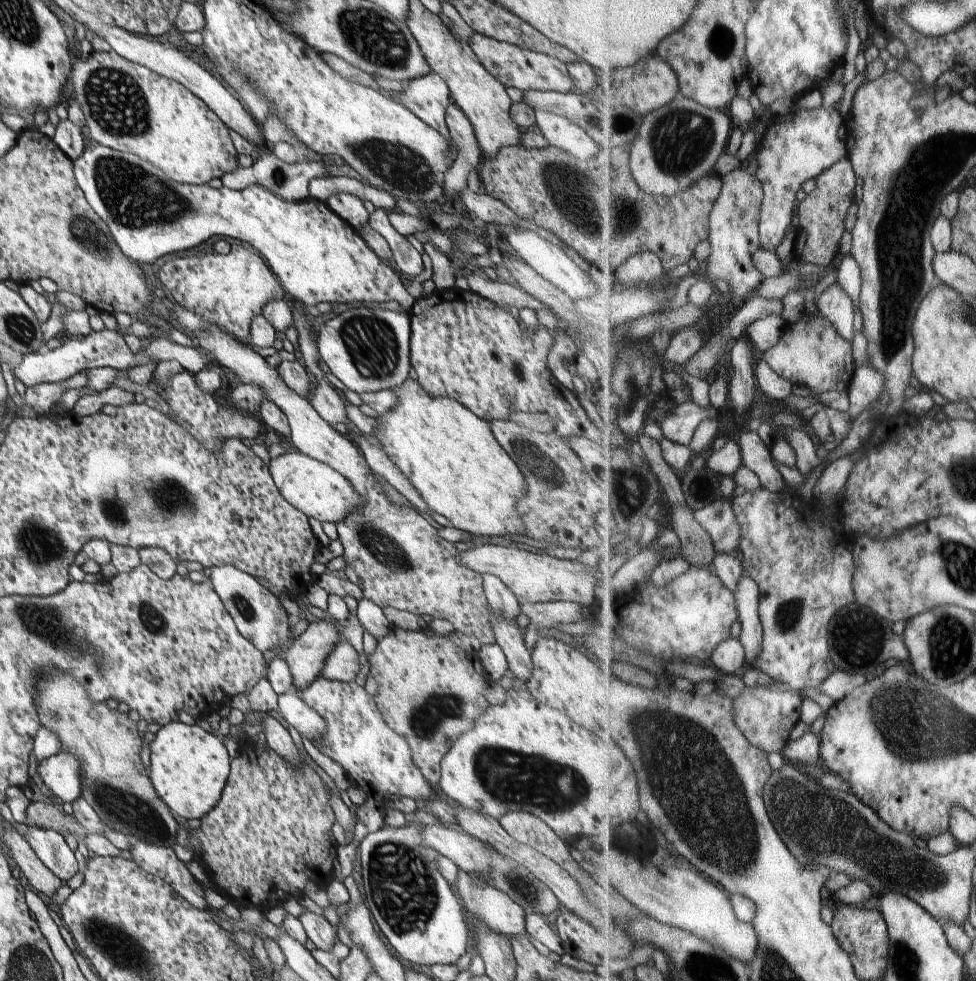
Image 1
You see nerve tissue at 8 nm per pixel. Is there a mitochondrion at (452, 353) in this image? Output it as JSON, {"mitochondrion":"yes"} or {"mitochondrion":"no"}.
{"mitochondrion":"no"}

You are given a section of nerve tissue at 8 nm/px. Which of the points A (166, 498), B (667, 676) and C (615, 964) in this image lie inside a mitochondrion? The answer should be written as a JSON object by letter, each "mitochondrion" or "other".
{"A":"mitochondrion","B":"other","C":"other"}

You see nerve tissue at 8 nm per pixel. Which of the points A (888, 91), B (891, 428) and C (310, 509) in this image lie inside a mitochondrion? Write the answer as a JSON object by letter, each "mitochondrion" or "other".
{"A":"other","B":"other","C":"other"}

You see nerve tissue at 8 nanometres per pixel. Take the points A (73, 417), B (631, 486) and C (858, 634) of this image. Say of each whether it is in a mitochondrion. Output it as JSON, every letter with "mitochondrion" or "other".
{"A":"other","B":"mitochondrion","C":"mitochondrion"}

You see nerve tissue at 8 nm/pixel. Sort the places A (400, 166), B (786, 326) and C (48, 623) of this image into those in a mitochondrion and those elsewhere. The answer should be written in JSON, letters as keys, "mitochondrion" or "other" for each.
{"A":"mitochondrion","B":"other","C":"mitochondrion"}

